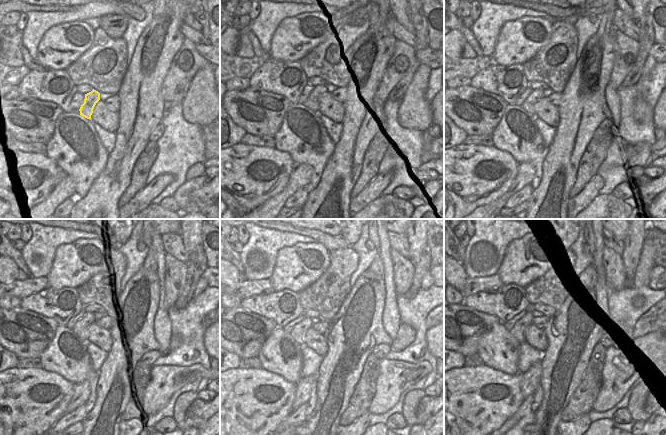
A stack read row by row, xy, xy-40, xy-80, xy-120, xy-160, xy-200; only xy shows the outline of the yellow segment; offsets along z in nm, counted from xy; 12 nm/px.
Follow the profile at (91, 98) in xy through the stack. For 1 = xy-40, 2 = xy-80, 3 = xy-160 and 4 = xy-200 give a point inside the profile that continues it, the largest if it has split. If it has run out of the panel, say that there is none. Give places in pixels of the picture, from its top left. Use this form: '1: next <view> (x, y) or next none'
1: next xy-40 (312, 103)
2: next xy-80 (529, 105)
3: next xy-160 (297, 331)
4: next xy-200 (518, 330)

